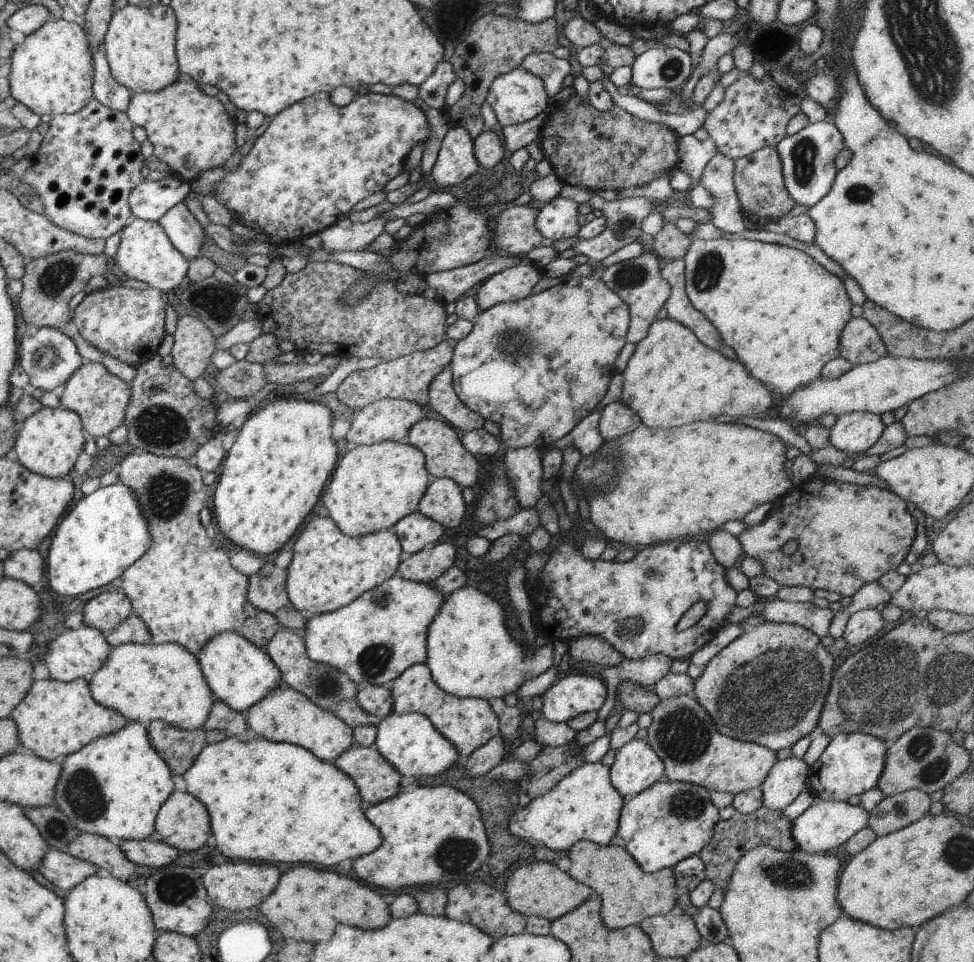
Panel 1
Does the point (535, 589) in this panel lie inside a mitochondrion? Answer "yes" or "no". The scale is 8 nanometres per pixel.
no

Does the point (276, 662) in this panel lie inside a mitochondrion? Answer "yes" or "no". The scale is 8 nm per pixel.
no

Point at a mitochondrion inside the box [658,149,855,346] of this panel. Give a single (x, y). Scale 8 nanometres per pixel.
(706, 275)

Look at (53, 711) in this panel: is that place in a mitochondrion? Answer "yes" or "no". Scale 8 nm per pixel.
no

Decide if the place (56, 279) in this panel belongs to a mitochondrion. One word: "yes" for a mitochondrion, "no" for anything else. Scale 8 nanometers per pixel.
yes

